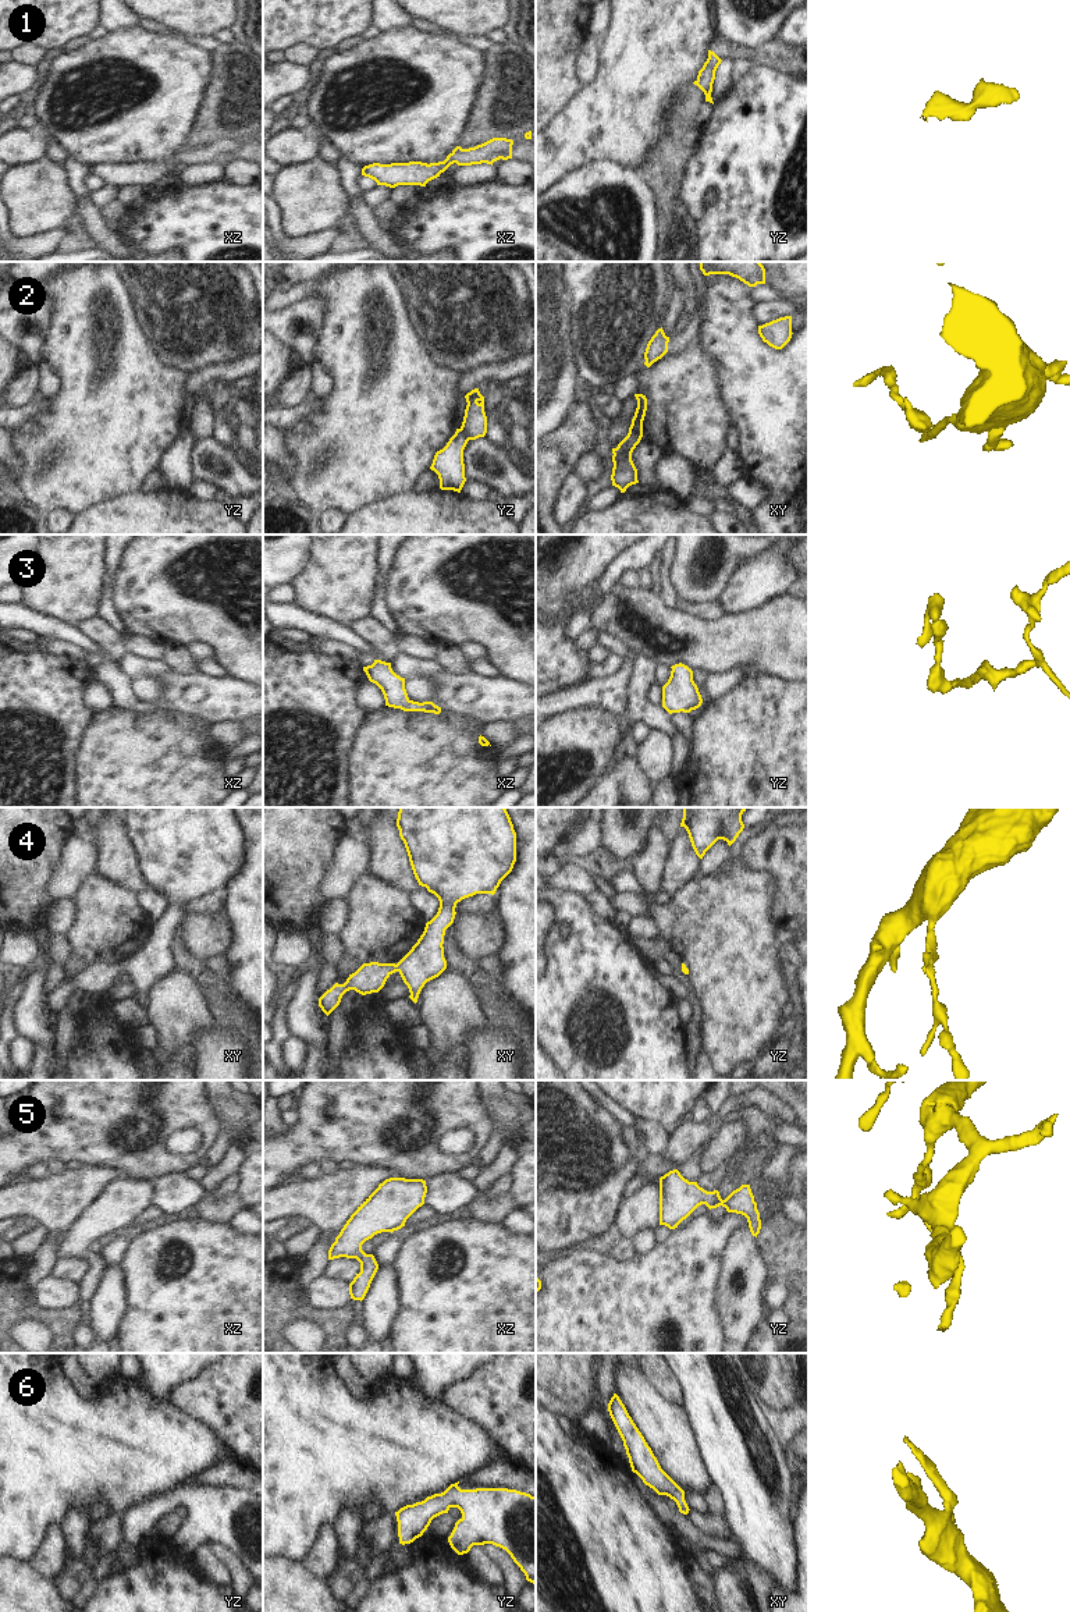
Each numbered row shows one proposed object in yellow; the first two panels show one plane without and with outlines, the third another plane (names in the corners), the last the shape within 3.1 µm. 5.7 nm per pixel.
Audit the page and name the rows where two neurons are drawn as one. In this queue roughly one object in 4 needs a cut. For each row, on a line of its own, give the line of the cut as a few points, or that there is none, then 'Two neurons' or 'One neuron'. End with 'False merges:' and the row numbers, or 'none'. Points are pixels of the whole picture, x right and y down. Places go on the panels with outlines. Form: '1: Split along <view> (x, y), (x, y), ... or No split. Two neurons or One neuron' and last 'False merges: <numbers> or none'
1: No split. One neuron
2: Split along yz (461, 428), (468, 440). Two neurons
3: No split. One neuron
4: No split. One neuron
5: No split. One neuron
6: No split. One neuron
False merges: 2.

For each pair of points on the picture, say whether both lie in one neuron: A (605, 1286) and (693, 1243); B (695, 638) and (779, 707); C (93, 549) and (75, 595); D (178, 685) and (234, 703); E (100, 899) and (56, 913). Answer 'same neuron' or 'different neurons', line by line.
A: same neuron
B: different neurons
C: same neuron
D: same neuron
E: different neurons

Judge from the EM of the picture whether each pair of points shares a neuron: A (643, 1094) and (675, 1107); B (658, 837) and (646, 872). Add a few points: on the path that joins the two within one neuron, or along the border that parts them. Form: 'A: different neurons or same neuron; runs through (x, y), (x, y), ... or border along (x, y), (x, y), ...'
A: same neuron; runs through (651, 1094), (658, 1094), (667, 1103)
B: same neuron; runs through (657, 845), (650, 863)

